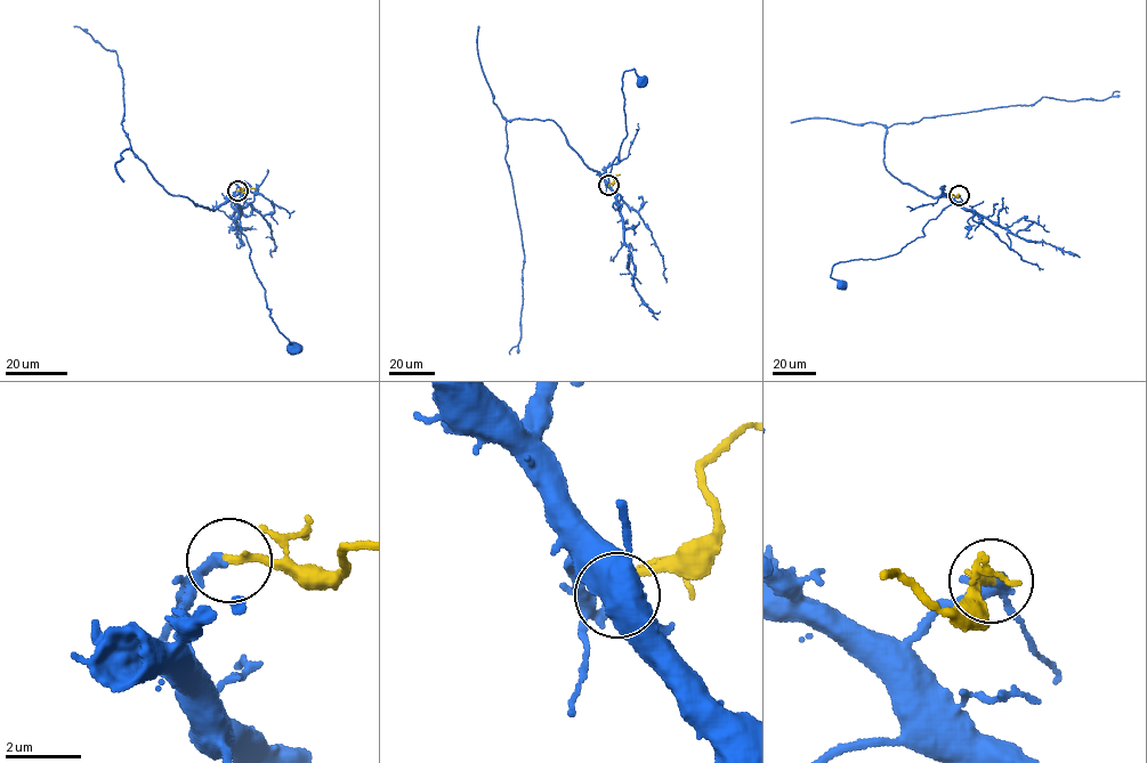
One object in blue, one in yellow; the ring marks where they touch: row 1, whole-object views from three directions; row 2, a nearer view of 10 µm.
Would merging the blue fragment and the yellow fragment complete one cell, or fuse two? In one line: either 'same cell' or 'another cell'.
same cell

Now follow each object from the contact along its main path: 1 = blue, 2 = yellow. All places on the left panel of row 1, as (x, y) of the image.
1: (236, 191), (234, 203), (250, 248), (252, 268), (265, 289), (269, 316), (295, 347)
2: (236, 191), (256, 189)

